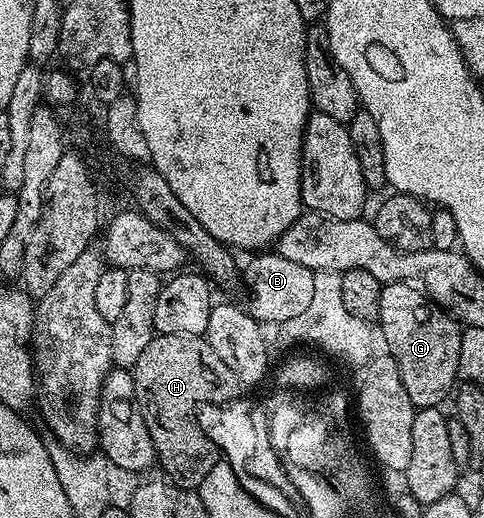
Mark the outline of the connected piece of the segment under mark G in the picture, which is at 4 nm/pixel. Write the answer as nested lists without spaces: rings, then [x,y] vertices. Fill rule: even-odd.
[[[396,281],[393,285],[384,285],[380,291],[380,316],[378,326],[384,332],[387,352],[398,363],[402,375],[402,387],[410,395],[410,403],[416,410],[434,409],[443,406],[450,394],[457,388],[459,374],[459,352],[462,351],[462,326],[446,309],[440,308],[427,293],[415,284]]]

